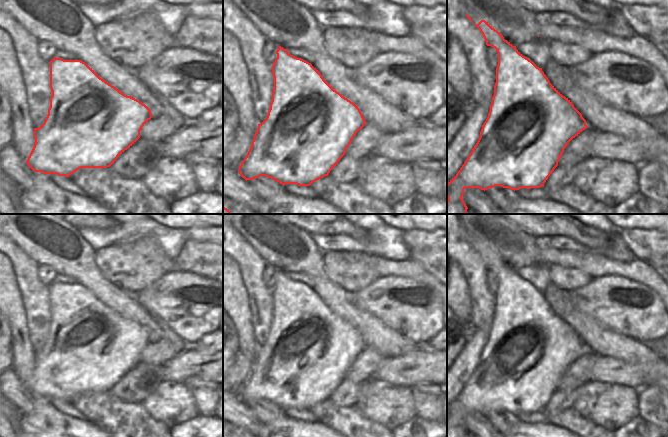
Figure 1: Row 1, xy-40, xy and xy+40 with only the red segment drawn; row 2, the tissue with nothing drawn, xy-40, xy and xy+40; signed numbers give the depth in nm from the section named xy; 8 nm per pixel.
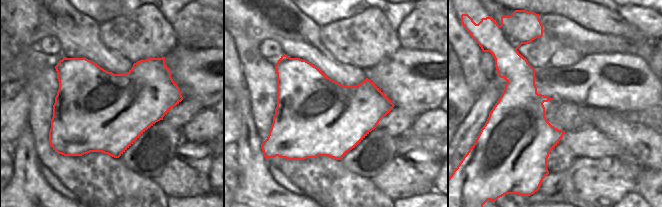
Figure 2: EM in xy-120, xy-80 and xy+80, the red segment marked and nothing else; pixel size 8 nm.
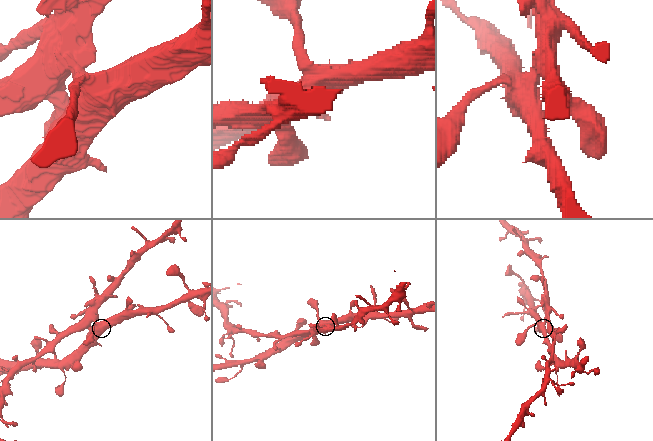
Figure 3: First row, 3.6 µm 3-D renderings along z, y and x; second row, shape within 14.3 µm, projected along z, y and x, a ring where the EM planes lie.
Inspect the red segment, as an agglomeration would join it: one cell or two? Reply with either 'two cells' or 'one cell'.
two cells

